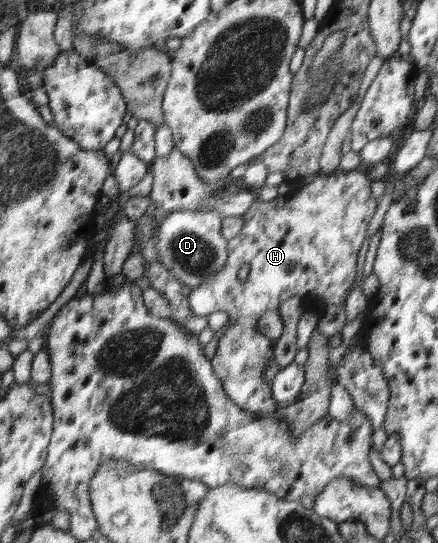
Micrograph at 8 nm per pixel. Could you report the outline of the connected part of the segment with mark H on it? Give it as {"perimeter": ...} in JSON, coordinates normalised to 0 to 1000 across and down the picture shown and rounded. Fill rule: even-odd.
{"perimeter":[[[799,315],[799,317],[776,317],[774,320],[753,320],[744,324],[726,324],[712,333],[712,337],[703,337],[703,341],[694,341],[689,348],[678,352],[662,352],[660,346],[651,346],[642,359],[635,359],[623,370],[614,374],[600,374],[596,368],[584,370],[562,392],[557,392],[557,418],[530,438],[518,442],[518,483],[514,490],[505,495],[505,499],[484,512],[484,519],[470,519],[461,523],[461,527],[452,527],[438,534],[432,545],[432,567],[441,573],[443,582],[482,578],[491,573],[516,573],[523,580],[527,602],[518,613],[514,613],[495,632],[495,645],[484,657],[484,670],[489,691],[498,692],[498,698],[505,698],[505,705],[511,709],[514,726],[523,729],[525,735],[532,735],[532,740],[543,744],[548,755],[555,757],[587,757],[587,761],[596,761],[598,764],[616,764],[635,755],[632,742],[621,735],[621,718],[616,705],[600,698],[600,687],[614,670],[614,665],[626,659],[626,639],[628,630],[619,626],[614,621],[598,617],[594,610],[587,608],[587,591],[589,586],[596,586],[596,580],[612,571],[630,571],[635,573],[635,565],[644,554],[653,554],[660,547],[680,545],[703,547],[717,552],[717,558],[733,556],[735,569],[737,558],[753,560],[781,560],[779,551],[781,543],[790,540],[790,543],[799,543],[795,532],[804,536],[806,530],[799,530],[804,525],[804,517],[811,519],[808,510],[813,510],[813,481],[817,481],[817,462],[822,462],[822,455],[826,455],[826,448],[831,448],[831,433],[836,433],[836,422],[845,418],[845,407],[849,407],[849,396],[854,396],[854,389],[858,389],[858,370],[849,366],[849,352],[845,352],[845,333],[840,333],[842,326],[836,326],[831,319],[822,319],[822,315]],[[553,488],[571,488],[571,506],[562,510],[562,514],[543,514],[543,499],[553,495]]]}

